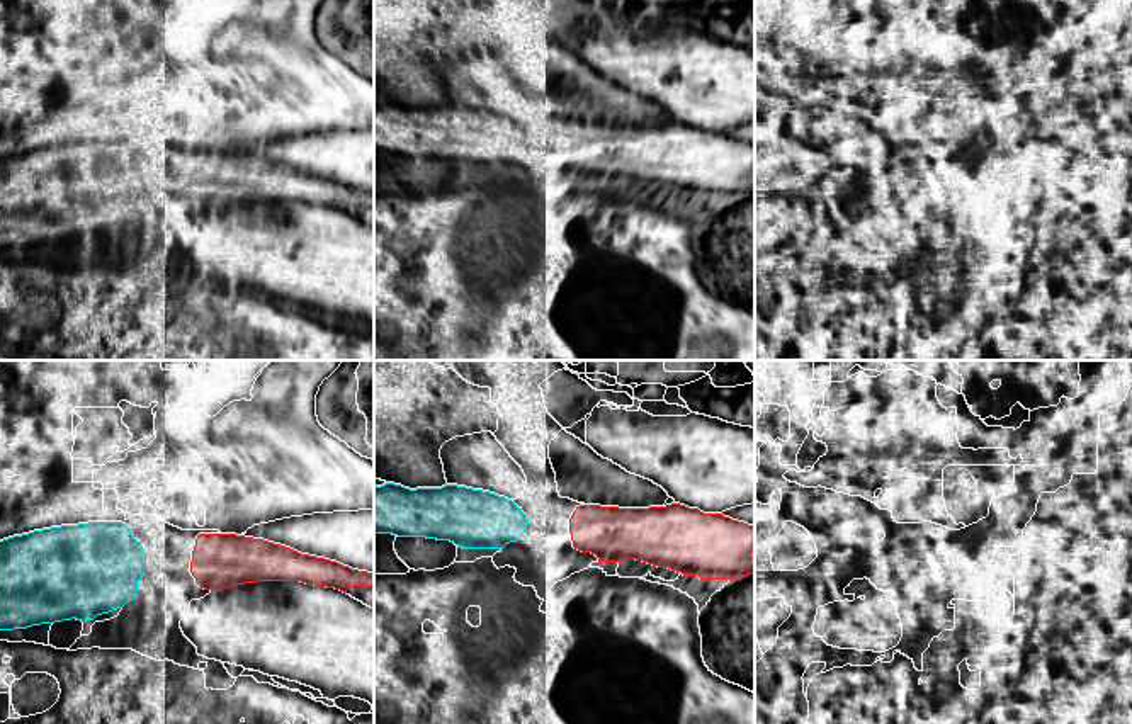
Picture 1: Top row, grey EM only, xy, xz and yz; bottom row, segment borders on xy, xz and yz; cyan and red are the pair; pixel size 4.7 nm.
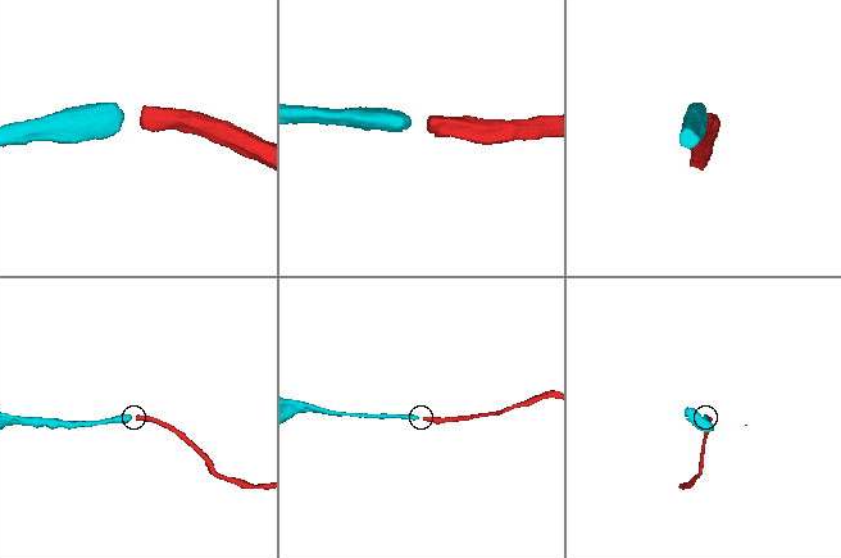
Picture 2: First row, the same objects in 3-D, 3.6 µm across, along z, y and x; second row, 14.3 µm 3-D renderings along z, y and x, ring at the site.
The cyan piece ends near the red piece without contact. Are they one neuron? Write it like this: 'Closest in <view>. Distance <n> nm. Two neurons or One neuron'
Closest in xz. Distance 200 nm. One neuron

